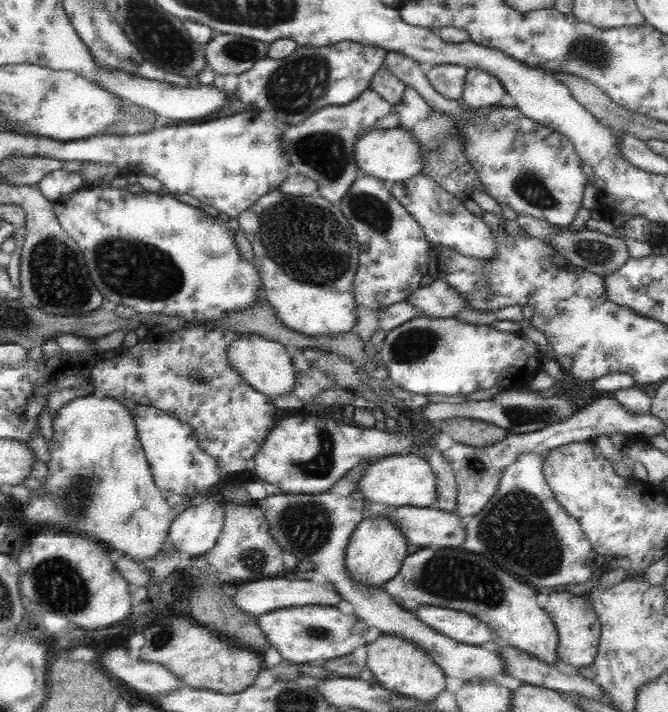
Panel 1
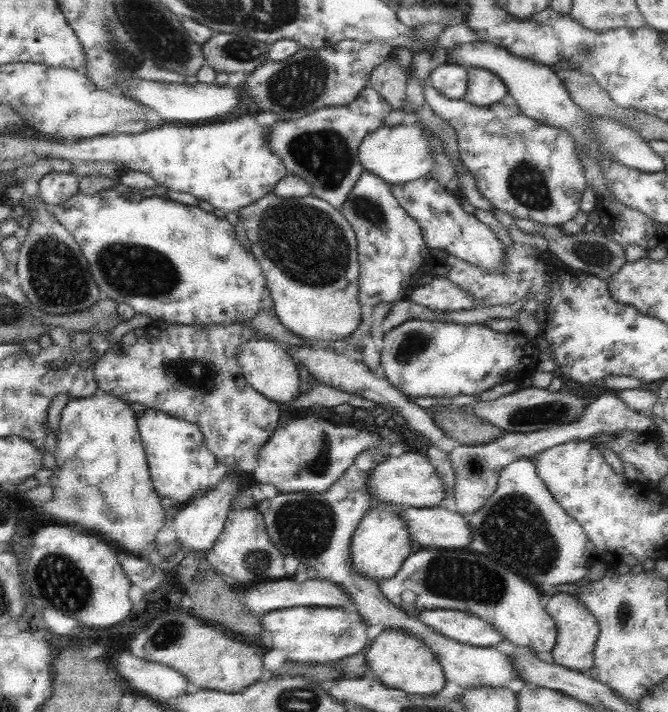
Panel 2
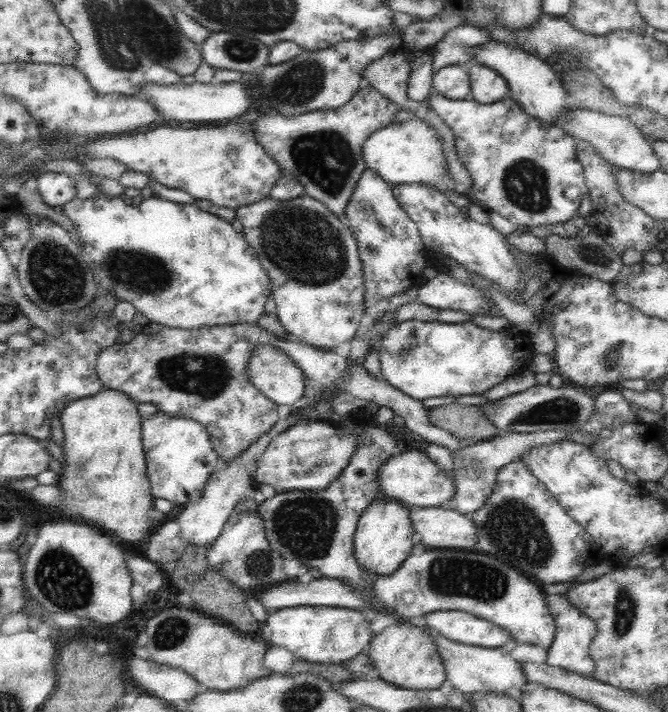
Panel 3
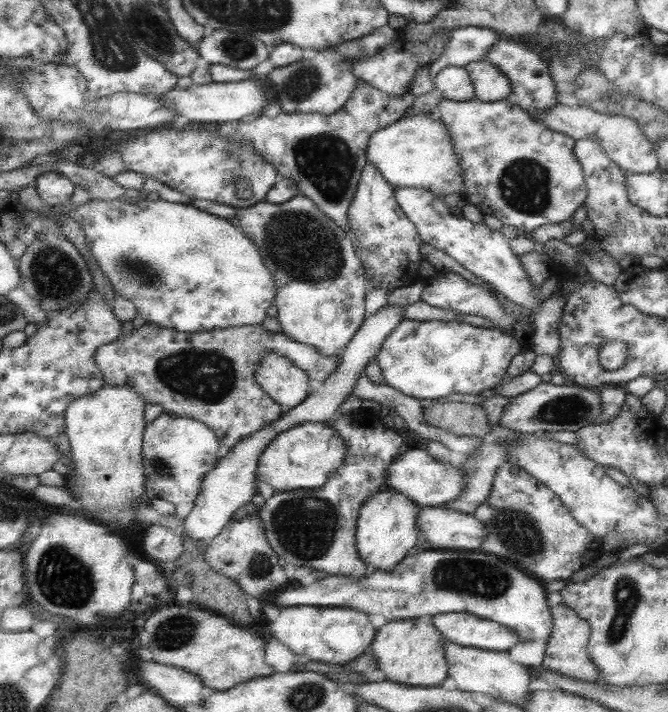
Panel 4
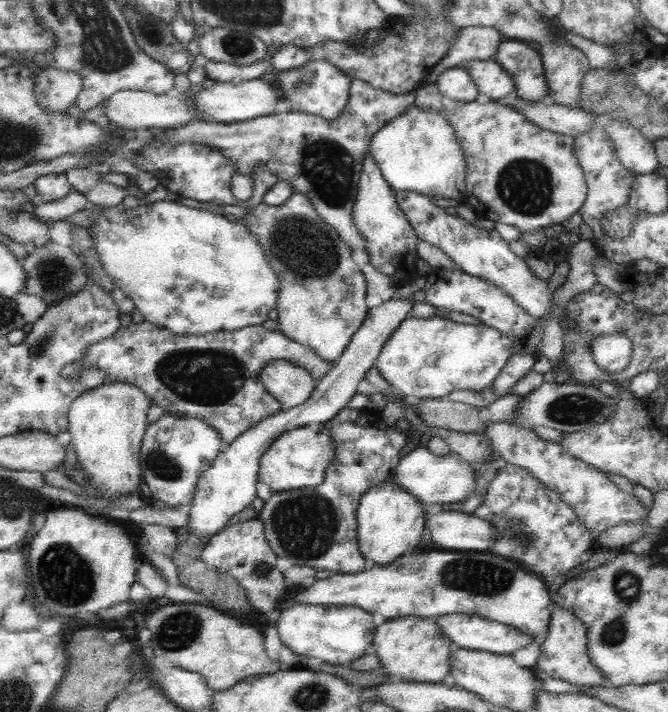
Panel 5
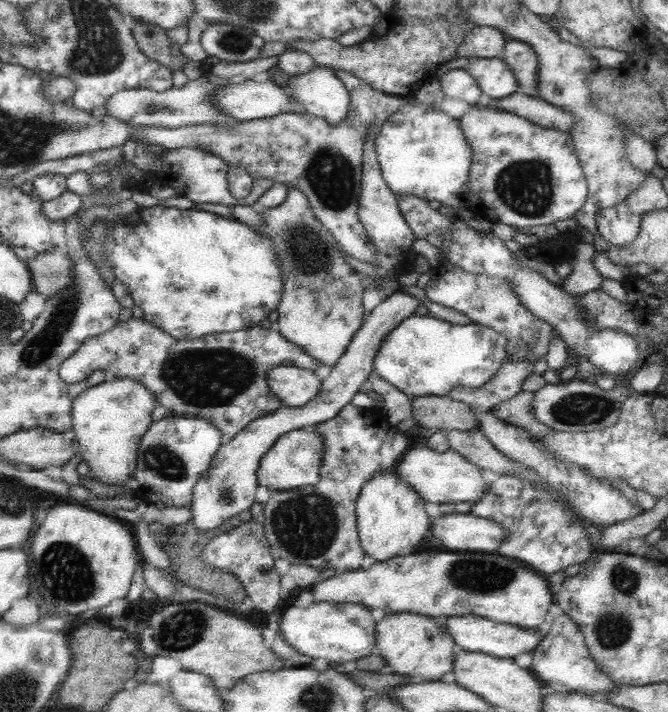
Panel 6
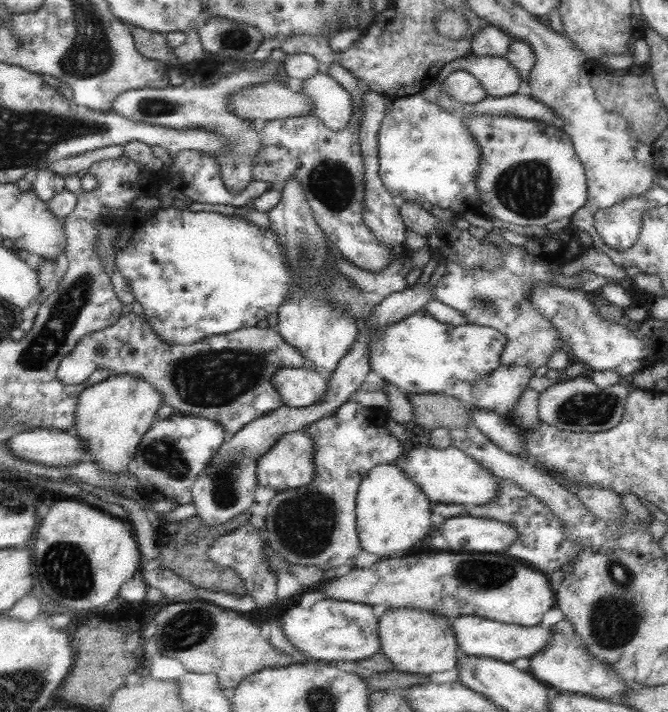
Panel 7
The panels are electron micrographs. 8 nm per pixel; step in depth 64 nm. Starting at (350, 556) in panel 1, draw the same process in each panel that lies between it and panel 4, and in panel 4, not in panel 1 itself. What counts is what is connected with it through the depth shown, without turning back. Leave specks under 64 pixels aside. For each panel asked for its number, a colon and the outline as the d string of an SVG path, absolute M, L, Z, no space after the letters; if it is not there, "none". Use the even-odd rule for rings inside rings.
2: M383 506L383 510L367 510L367 514L359 520L357 530L351 538L351 564L355 572L359 572L365 578L371 578L375 582L393 578L405 558L411 556L411 534L407 530L407 524L403 520L403 514L399 508Z
3: M379 496L379 498L381 500L375 500L363 510L353 536L355 560L359 568L369 572L371 576L393 574L401 566L401 562L409 558L409 552L413 548L411 536L415 534L411 526L411 508L395 498L387 498L387 496Z
4: M383 486L383 490L369 496L357 512L355 546L359 558L365 564L371 564L375 570L393 570L393 566L397 566L417 544L417 534L421 532L417 524L419 508L405 494Z

